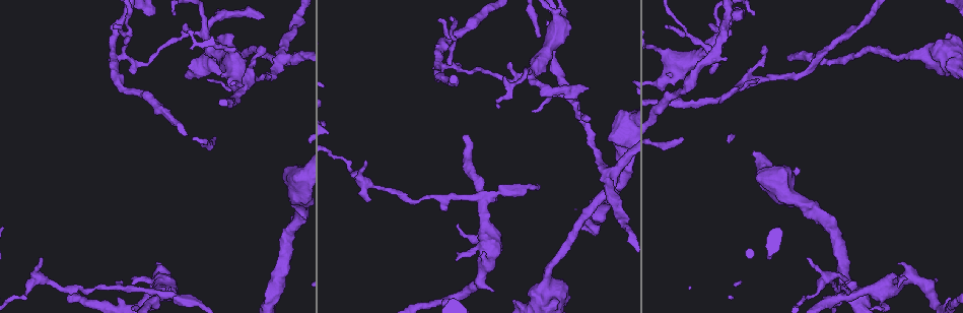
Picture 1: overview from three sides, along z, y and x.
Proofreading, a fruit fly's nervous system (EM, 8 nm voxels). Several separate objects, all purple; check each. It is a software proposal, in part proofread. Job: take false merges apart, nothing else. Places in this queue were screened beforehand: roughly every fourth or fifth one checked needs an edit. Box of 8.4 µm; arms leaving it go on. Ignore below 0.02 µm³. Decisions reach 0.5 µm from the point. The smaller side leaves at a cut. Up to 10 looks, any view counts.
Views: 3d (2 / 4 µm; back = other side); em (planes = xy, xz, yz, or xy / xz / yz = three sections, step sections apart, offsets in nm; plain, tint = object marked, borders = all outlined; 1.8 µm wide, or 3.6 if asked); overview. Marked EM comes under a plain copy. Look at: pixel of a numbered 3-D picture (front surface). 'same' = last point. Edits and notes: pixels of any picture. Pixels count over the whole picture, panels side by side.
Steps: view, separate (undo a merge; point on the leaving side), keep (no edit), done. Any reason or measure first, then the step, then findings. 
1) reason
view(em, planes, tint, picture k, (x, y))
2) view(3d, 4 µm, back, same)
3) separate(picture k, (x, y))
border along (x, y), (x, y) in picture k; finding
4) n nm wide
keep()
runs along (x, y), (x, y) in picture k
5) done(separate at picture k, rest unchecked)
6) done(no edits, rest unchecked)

abrupt turn
view(em, planes, tint, picture 1, (825, 278))

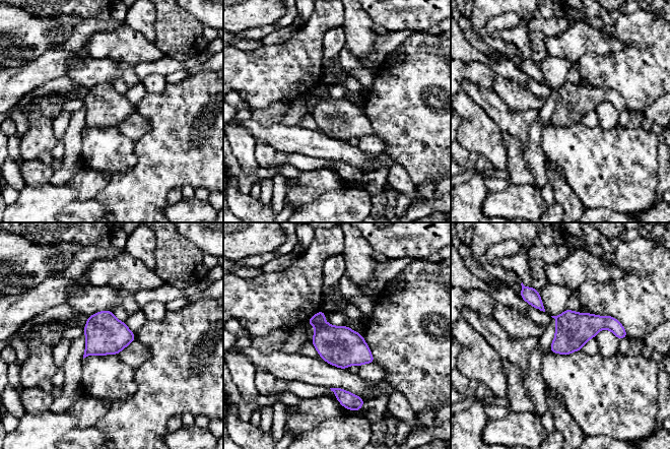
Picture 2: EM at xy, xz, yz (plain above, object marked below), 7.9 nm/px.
280 nm wide
keep()
one cell here

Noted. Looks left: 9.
sharp bend
view(em, xy, step 16, tint, picture 1, (159, 295))

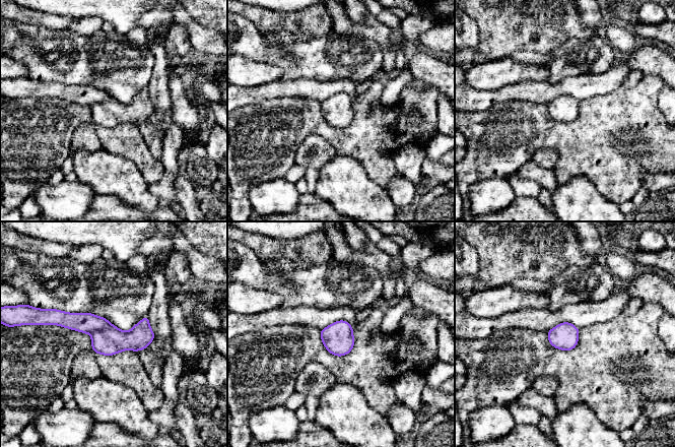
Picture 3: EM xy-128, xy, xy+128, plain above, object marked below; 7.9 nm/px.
separate(picture 3, (111, 340))
border along (111, 324), (97, 328), (90, 334) in picture 3; two cells meet here

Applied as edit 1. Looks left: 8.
looks like a crossing
view(3d, 2 µm, picture 1, (115, 58))

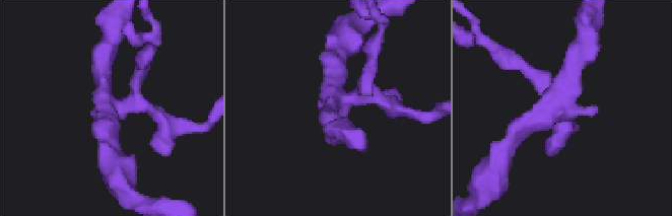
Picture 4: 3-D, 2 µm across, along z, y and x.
4 arms
view(em, planes, tint, picture 4, (551, 110))

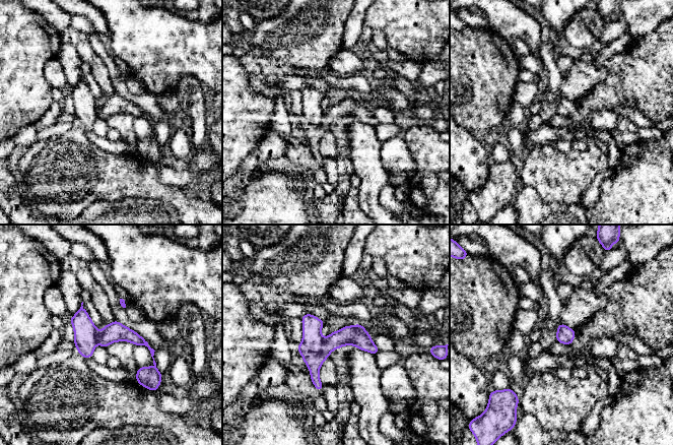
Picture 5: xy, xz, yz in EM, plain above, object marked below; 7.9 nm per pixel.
separate(picture 5, (312, 338))
border along (325, 338), (319, 353), (301, 342) in picture 5; a second cell is stuck on

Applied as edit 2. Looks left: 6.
looks like a crossing
view(em, xz, step 8, tint, picture 1, (528, 74))

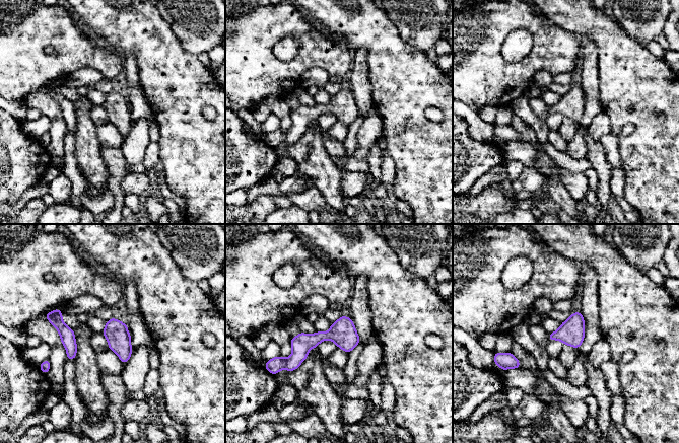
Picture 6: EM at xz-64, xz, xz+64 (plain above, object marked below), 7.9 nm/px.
view(em, xy, step 8, tint, same)

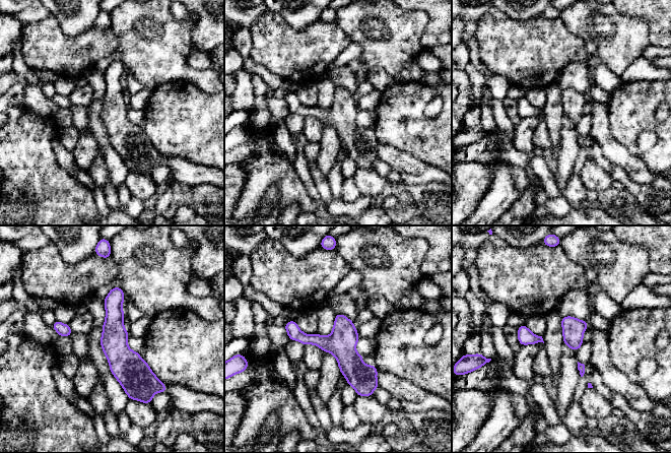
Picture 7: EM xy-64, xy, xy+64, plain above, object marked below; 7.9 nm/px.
keep()
runs along (115, 289), (133, 395) in picture 7; all the same cell

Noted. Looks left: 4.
done(separate at picture 3, separate at picture 5, rest unchecked)

